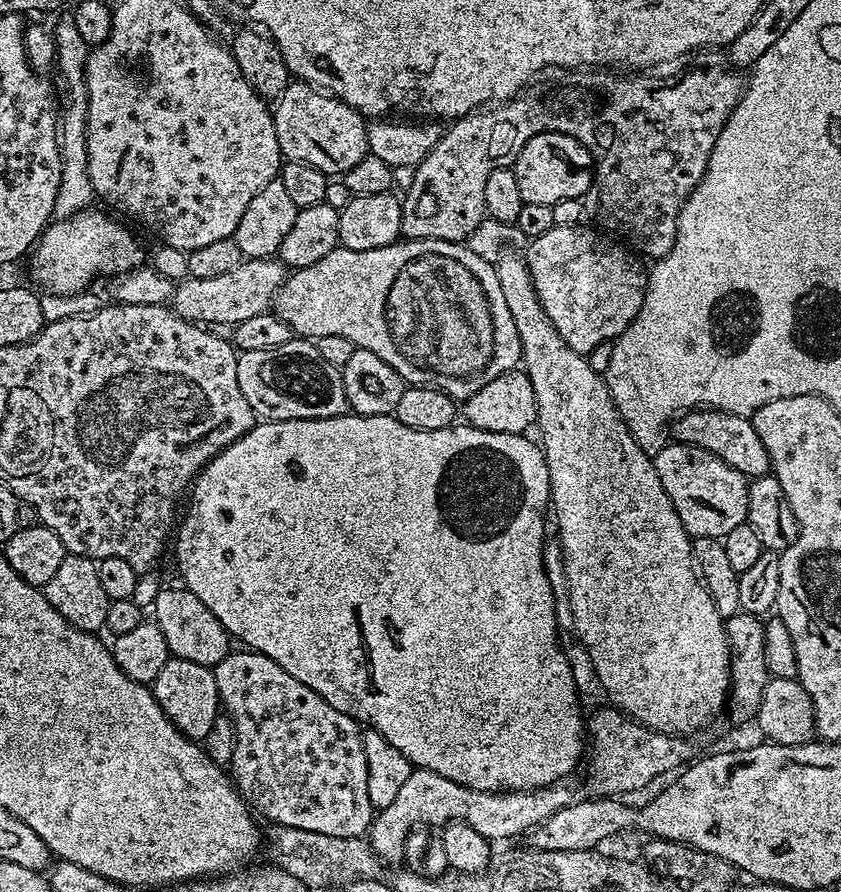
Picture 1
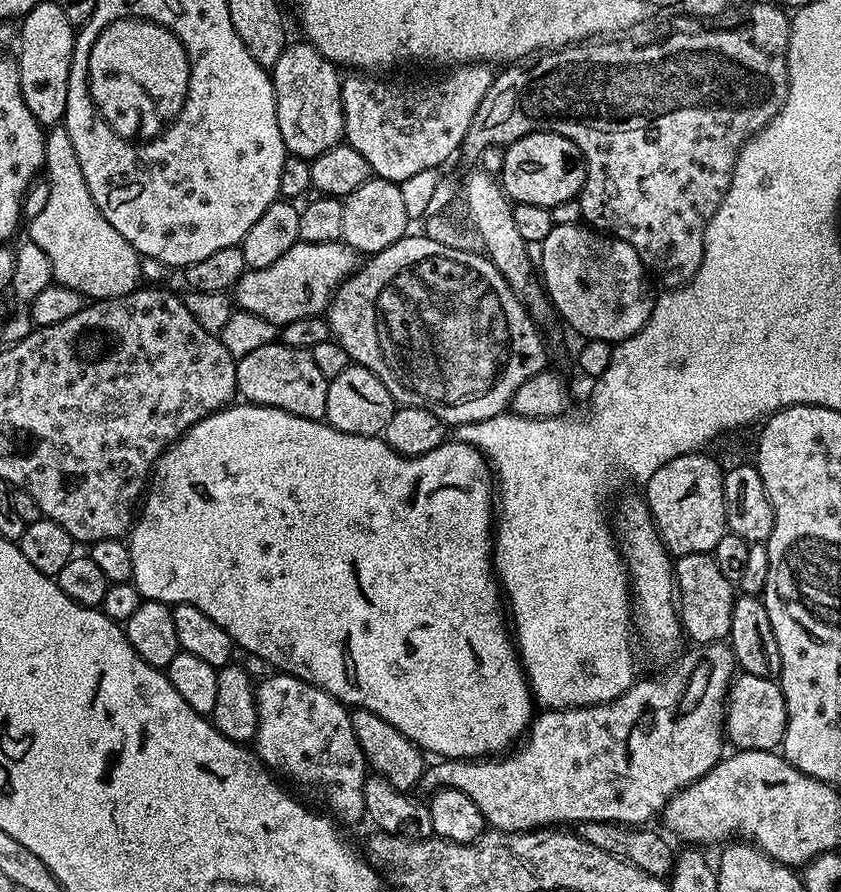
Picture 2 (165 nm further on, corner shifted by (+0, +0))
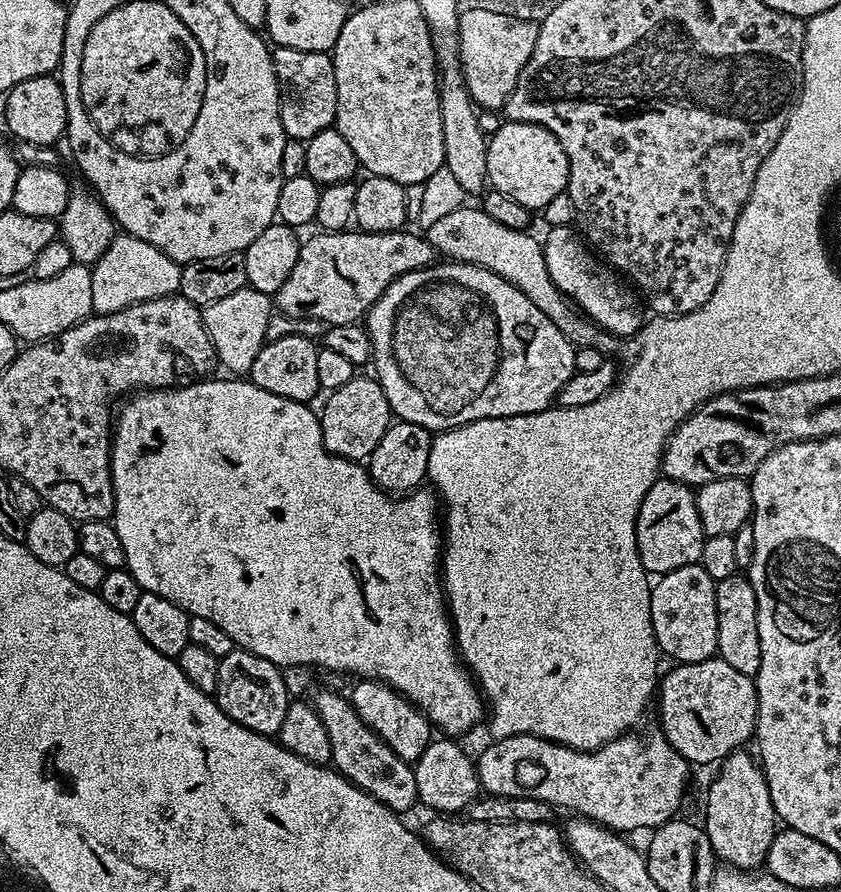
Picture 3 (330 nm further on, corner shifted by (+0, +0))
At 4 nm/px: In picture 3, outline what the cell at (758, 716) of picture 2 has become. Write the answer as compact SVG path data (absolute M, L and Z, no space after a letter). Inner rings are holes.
M713 658L704 660L700 664L677 663L668 673L663 673L658 684L658 700L660 696L660 724L659 731L664 733L682 758L688 760L689 765L712 764L723 761L731 752L743 749L744 744L753 739L756 734L756 715L758 714L758 698L756 697L755 679L730 666L725 660Z

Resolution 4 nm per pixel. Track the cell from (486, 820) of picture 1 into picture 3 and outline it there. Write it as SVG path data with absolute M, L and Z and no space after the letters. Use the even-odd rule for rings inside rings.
M653 730L649 736L636 736L637 734L625 734L618 736L603 744L600 748L594 749L593 752L580 752L577 748L568 748L565 744L558 744L555 740L543 740L540 736L502 736L493 739L489 748L484 748L480 752L480 757L475 757L476 777L480 779L480 787L487 795L490 796L518 796L524 798L534 798L535 800L545 800L547 804L555 806L557 809L573 808L573 813L587 816L589 819L604 825L605 828L612 829L613 832L621 834L629 834L628 832L636 832L639 828L648 828L647 830L655 830L662 824L667 824L669 820L677 815L676 812L680 808L680 799L684 796L684 791L688 788L688 771L690 765L686 758L682 758L682 754L678 754L678 750L674 750L670 746L670 742L665 738L664 733L659 730Z

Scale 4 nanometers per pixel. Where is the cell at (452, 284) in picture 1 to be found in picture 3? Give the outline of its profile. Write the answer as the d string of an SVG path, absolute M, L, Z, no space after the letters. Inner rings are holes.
M436 262L427 268L407 272L394 282L390 282L390 286L386 286L386 290L380 295L378 302L374 302L374 306L368 311L366 317L366 327L372 343L371 363L376 364L374 376L380 381L382 390L386 394L386 402L392 407L393 417L414 422L418 428L427 428L429 432L439 434L450 428L460 428L475 420L534 414L543 408L553 407L562 386L566 386L566 382L570 382L572 375L578 371L578 364L576 364L578 352L571 341L564 337L554 322L542 310L538 310L534 302L510 281L478 265L459 262L442 263L444 264Z

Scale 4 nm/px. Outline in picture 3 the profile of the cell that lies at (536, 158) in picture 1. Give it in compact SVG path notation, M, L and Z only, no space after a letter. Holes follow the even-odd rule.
M517 120L501 123L498 134L488 137L486 150L487 183L510 194L529 210L543 210L546 202L558 198L570 184L570 165L566 150L550 130Z

